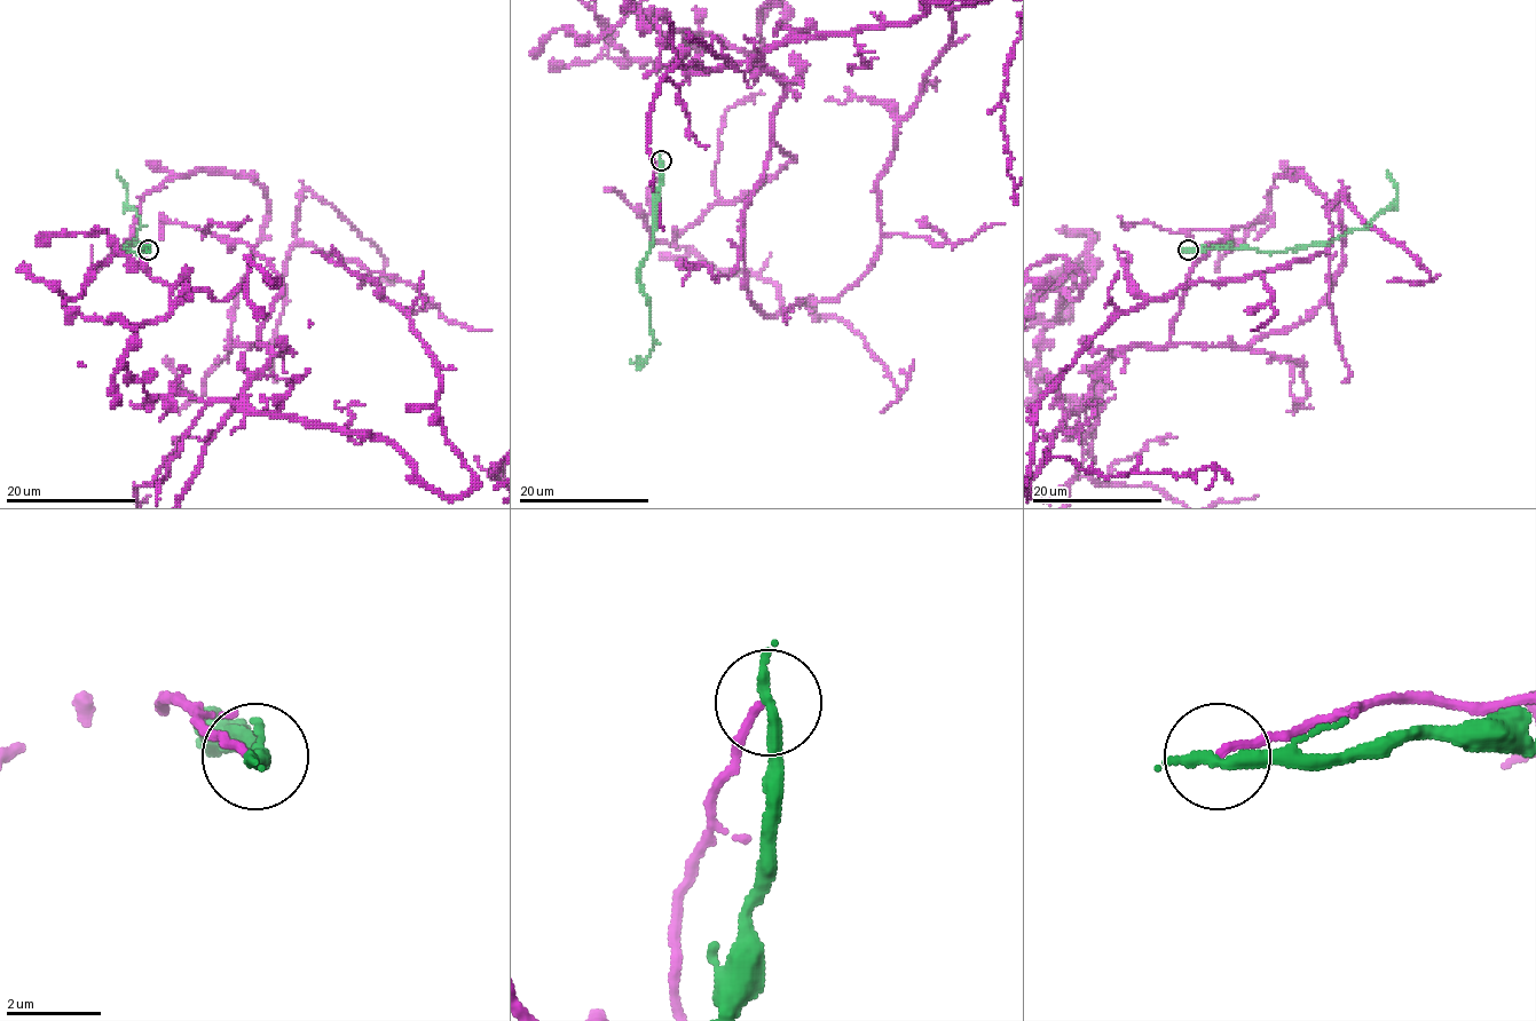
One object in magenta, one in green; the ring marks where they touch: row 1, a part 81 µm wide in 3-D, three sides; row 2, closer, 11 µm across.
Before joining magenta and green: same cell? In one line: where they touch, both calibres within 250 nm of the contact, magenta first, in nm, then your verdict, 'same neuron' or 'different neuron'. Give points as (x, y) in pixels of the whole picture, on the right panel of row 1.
(1188, 250) | 140/320 nm | same neuron

